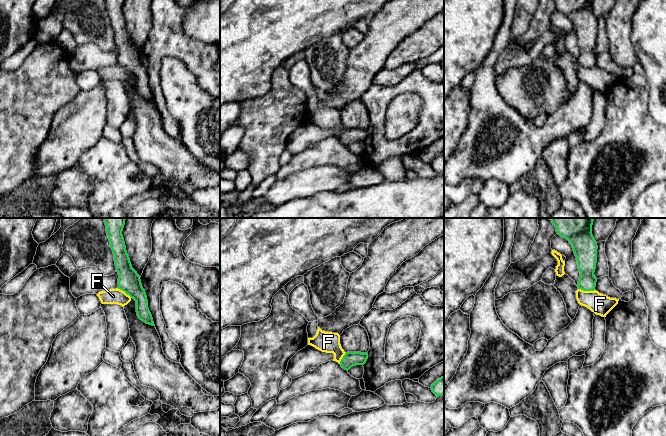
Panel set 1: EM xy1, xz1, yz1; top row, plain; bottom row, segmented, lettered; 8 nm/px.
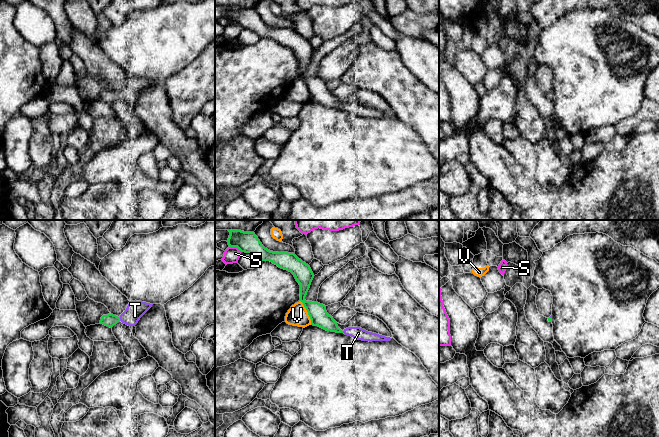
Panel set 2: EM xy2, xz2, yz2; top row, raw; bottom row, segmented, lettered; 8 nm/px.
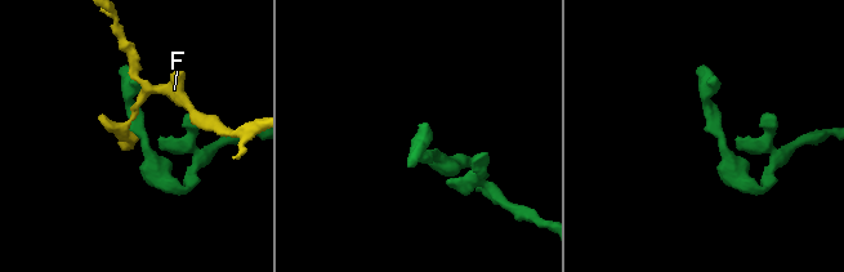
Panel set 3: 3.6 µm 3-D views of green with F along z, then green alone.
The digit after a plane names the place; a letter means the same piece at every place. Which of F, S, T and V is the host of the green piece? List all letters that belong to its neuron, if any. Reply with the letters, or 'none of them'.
T

